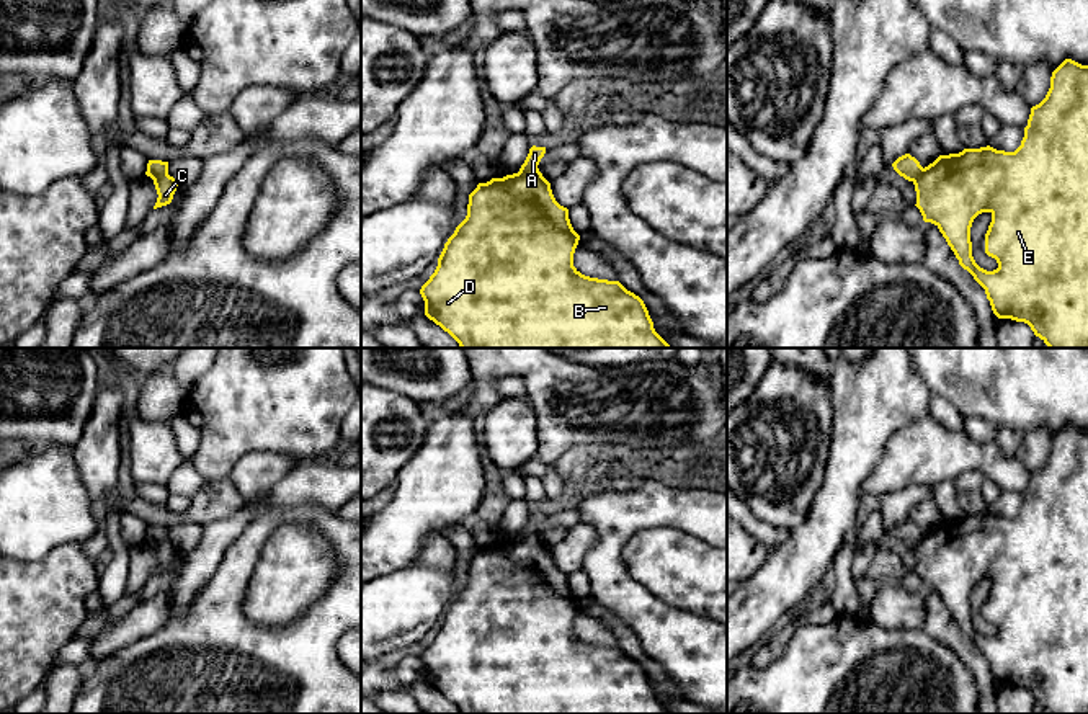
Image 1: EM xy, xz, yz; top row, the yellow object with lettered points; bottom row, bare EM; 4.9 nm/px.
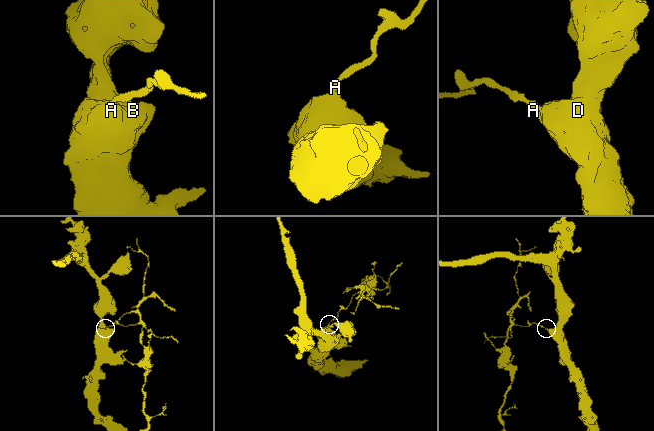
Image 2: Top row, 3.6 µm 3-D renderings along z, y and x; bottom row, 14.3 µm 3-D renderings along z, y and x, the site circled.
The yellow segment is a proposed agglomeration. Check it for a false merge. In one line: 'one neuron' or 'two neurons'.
two neurons

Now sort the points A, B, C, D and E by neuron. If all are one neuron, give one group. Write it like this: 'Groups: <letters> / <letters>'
Groups: A / B C D E

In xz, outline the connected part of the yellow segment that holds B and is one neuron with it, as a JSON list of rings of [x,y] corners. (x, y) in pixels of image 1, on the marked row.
[[[539,168],[479,183],[469,194],[467,216],[444,243],[438,266],[421,286],[425,315],[461,348],[670,348],[655,332],[644,301],[619,281],[582,274],[573,266],[580,235]]]

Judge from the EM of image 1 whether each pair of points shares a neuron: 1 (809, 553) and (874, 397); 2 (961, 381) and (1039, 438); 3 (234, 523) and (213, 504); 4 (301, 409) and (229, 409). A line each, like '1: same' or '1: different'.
1: same
2: different
3: different
4: same

